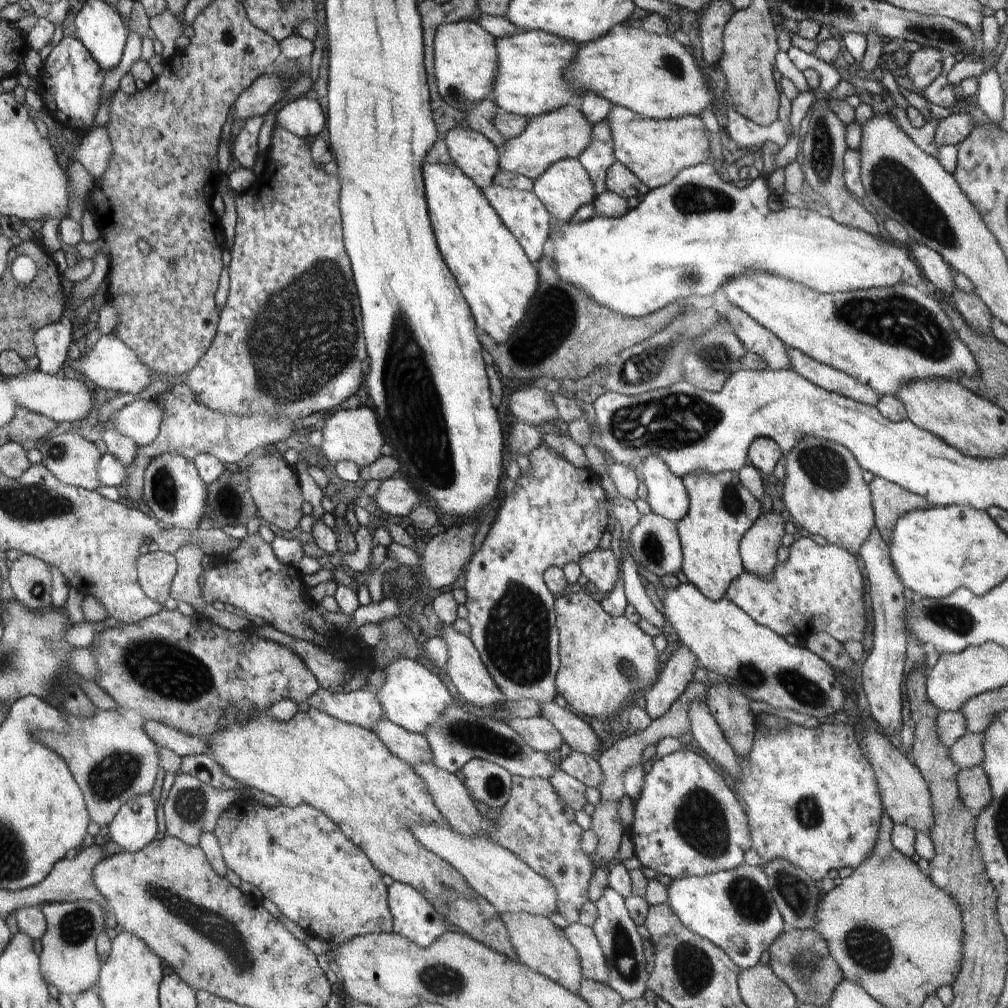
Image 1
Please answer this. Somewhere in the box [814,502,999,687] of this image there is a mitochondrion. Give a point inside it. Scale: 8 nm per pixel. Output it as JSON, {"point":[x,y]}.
{"point":[957,620]}

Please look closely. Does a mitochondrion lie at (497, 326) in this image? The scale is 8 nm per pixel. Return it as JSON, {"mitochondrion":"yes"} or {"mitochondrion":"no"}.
{"mitochondrion":"no"}

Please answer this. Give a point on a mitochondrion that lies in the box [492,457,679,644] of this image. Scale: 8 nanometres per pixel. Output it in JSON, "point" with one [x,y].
{"point":[654,552]}

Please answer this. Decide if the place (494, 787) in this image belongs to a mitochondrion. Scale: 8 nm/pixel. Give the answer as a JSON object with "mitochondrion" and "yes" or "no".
{"mitochondrion":"yes"}

